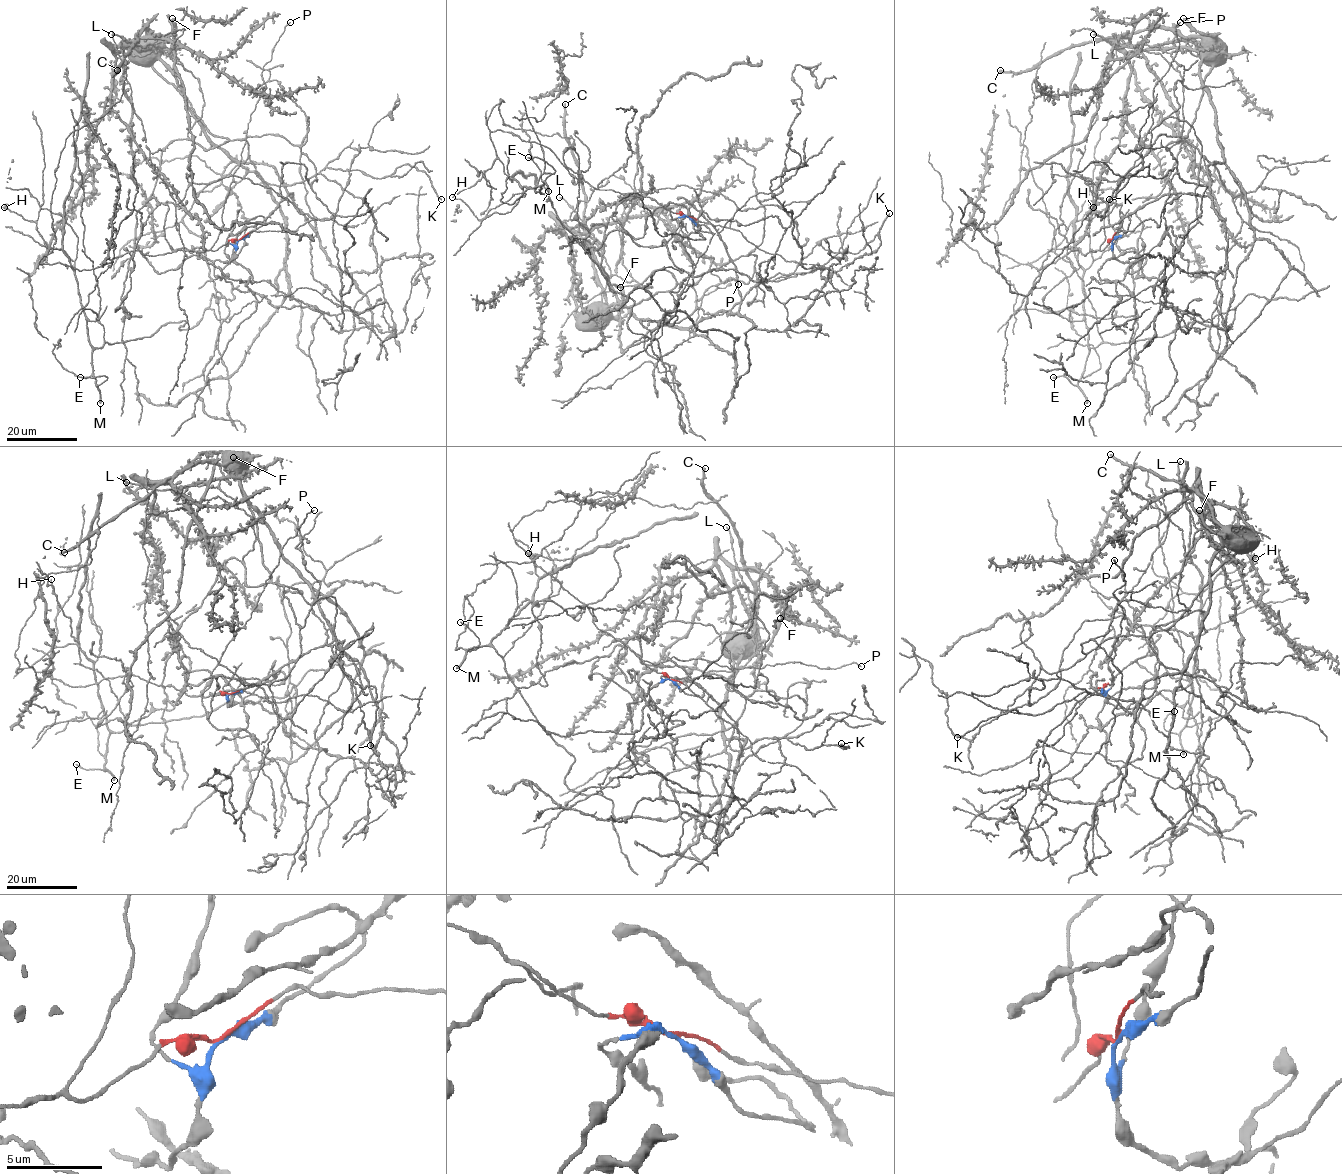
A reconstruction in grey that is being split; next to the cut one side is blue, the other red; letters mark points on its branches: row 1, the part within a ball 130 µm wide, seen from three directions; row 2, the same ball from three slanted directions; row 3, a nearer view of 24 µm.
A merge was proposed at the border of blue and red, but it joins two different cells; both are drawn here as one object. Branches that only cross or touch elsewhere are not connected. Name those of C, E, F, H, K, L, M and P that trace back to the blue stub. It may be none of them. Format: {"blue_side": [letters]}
{"blue_side": ["C", "F", "K", "L"]}

